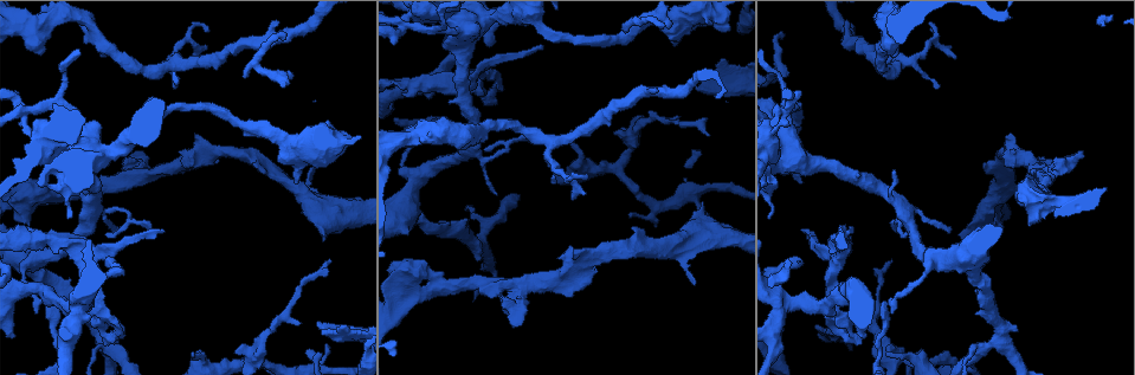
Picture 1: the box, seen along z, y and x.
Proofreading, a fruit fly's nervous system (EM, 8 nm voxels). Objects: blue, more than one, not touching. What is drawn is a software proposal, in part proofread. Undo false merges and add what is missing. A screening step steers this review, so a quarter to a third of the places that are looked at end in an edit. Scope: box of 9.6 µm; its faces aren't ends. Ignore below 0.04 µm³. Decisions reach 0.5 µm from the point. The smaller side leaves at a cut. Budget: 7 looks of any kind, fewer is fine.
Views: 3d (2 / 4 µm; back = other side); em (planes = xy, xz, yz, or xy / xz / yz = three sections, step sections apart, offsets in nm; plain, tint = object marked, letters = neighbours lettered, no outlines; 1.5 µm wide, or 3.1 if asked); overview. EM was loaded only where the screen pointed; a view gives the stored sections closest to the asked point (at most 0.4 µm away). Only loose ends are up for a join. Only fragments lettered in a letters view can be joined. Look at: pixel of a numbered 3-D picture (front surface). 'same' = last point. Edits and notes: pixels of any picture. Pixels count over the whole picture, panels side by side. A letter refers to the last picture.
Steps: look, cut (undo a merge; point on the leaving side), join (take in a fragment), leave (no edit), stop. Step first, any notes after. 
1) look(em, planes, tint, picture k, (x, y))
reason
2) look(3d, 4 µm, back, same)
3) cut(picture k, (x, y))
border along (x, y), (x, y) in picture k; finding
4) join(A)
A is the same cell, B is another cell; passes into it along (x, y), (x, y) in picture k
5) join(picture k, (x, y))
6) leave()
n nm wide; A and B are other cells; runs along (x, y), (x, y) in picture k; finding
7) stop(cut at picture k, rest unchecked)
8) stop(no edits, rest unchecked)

look(3d, 4 µm, picture 1, (340, 329))
branch stops here

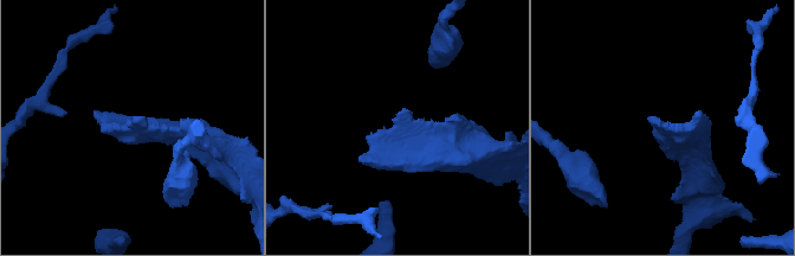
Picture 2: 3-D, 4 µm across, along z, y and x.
look(em, xz, step 4, letters, picture 2, (397, 118))

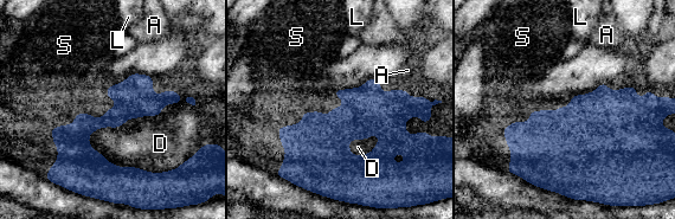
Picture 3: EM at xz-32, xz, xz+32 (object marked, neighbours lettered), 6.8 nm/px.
look(em, planes, letters, same)
another direction

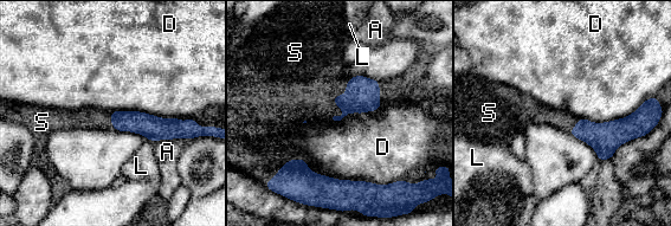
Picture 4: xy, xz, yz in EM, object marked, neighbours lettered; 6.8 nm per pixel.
join(S)
150 nm wide; D touches over 480 nm; S is the same cell, A, D and L are other cells; it goes on there

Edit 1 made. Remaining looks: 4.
look(overview)
redraw

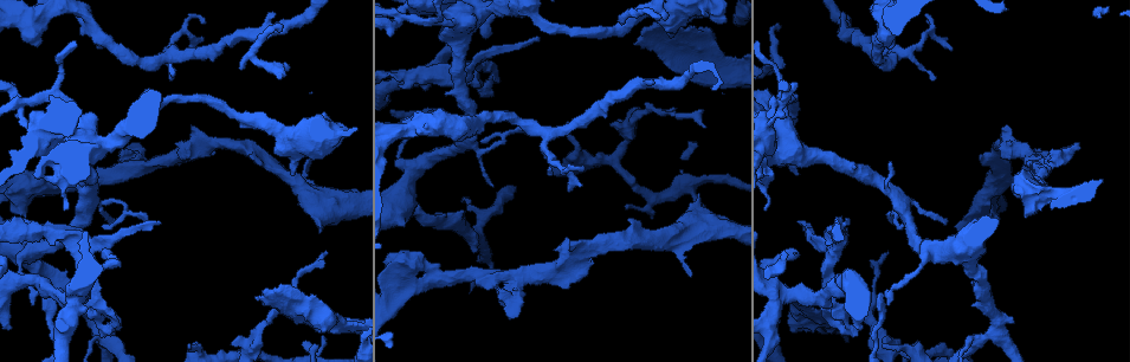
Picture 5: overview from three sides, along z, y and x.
look(em, planes, letters, picture 5, (467, 205))
thick turns thin

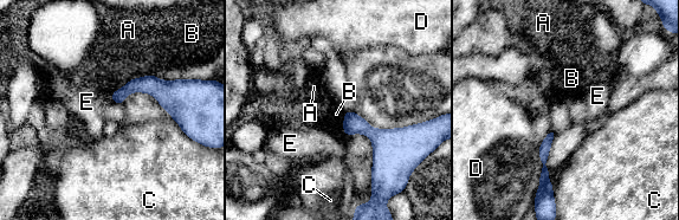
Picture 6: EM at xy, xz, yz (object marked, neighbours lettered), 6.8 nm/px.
leave()
50 nm wide; A, B, C, D and E are other cells; runs along (114, 96), (153, 86), (180, 120) in picture 6; continuous, no second neuron

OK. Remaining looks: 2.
look(em, xy, step 4, letters, picture 5, (828, 272))

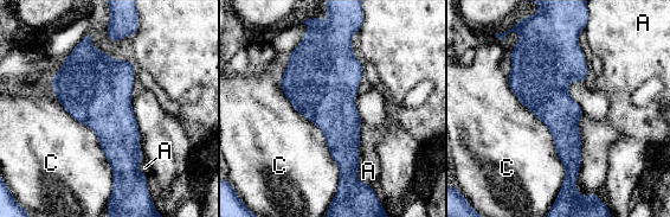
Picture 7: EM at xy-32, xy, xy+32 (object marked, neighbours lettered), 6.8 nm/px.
leave()
A and C are other cells; border along (584, 114), (579, 119), (579, 193) in picture 7; one neuron here

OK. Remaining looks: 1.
stop(join at picture 4, rest unchecked)

